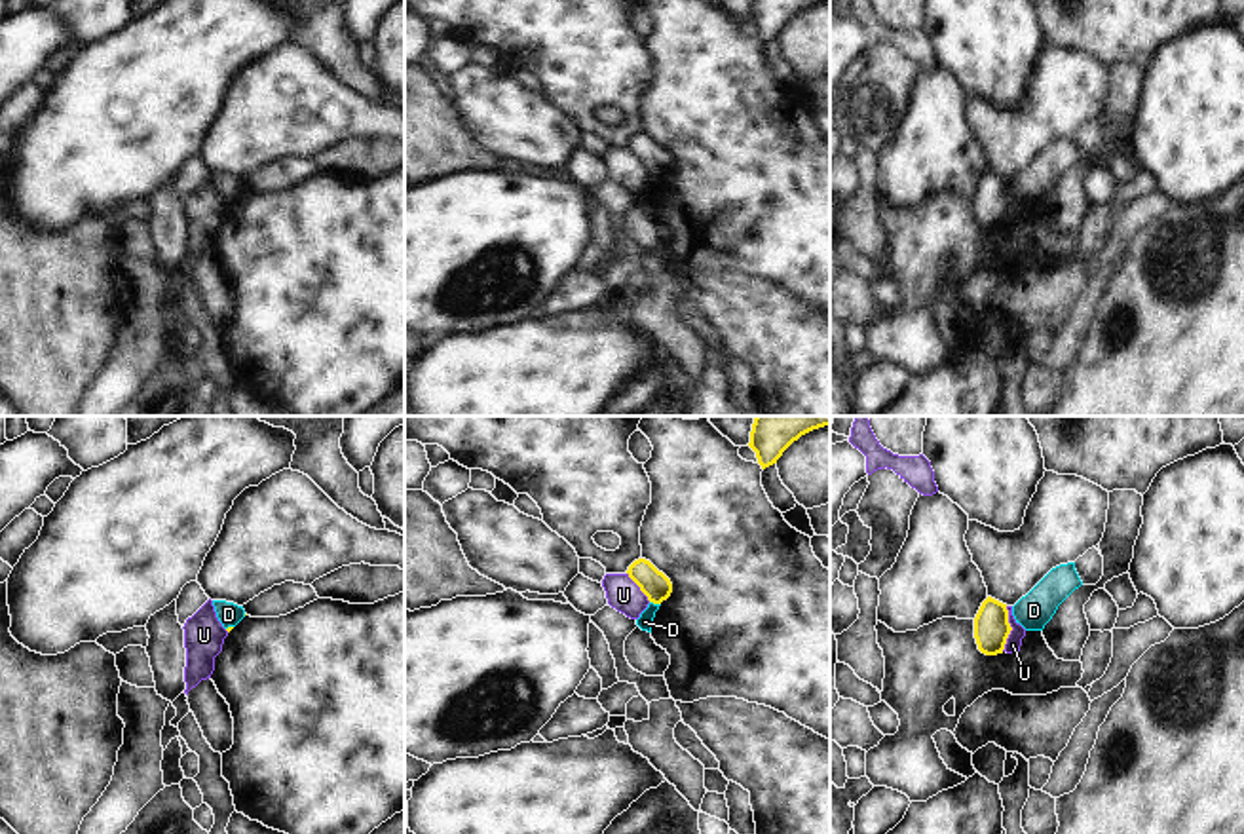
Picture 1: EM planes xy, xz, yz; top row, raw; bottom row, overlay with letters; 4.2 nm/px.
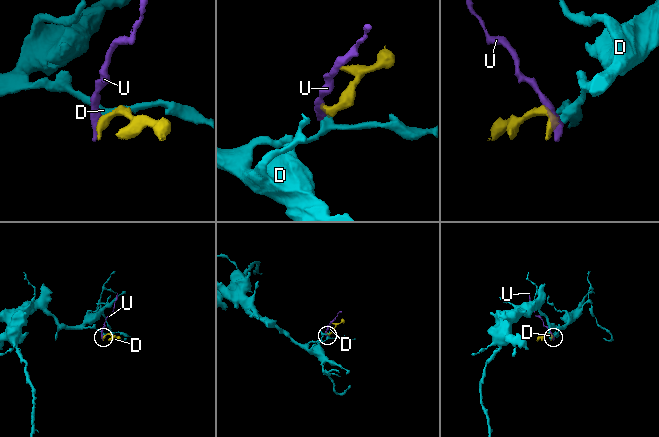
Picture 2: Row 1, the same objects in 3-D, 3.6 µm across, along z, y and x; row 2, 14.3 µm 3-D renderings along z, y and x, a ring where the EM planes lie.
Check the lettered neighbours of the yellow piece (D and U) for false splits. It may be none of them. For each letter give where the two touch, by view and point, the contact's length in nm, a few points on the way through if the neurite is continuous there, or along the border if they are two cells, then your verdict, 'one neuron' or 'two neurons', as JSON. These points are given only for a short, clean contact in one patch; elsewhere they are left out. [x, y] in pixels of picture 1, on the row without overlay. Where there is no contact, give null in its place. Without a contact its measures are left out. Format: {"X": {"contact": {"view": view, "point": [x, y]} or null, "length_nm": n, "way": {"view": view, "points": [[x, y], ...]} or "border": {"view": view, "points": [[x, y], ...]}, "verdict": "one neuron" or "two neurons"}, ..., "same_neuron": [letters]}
{"D": {"contact": {"view": "xz", "point": [656, 177]}, "length_nm": 50, "border": {"view": "xz", "points": [[650, 175], [659, 179]]}, "verdict": "two neurons"}, "U": {"contact": {"view": "yz", "point": [1011, 204]}, "length_nm": 190, "border": {"view": "yz", "points": [[1007, 181], [1011, 208], [1001, 225]]}, "verdict": "two neurons"}, "same_neuron": []}

